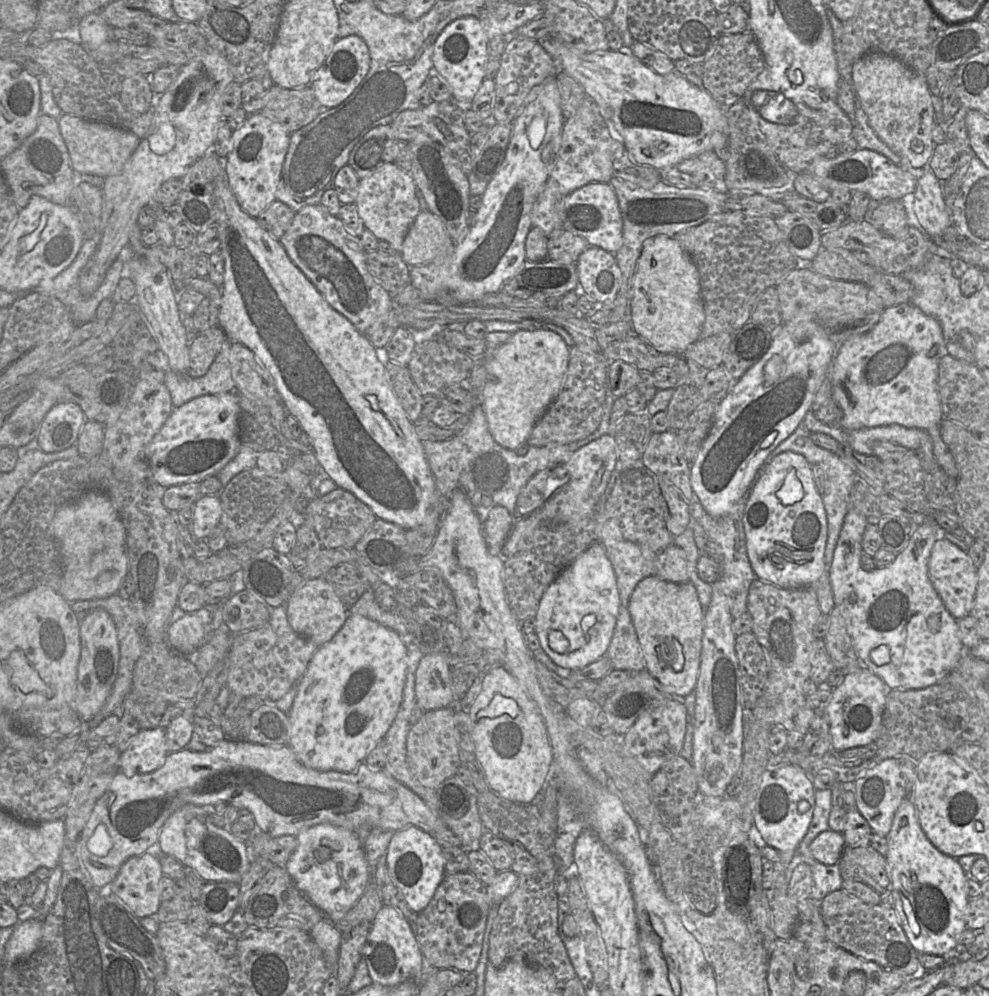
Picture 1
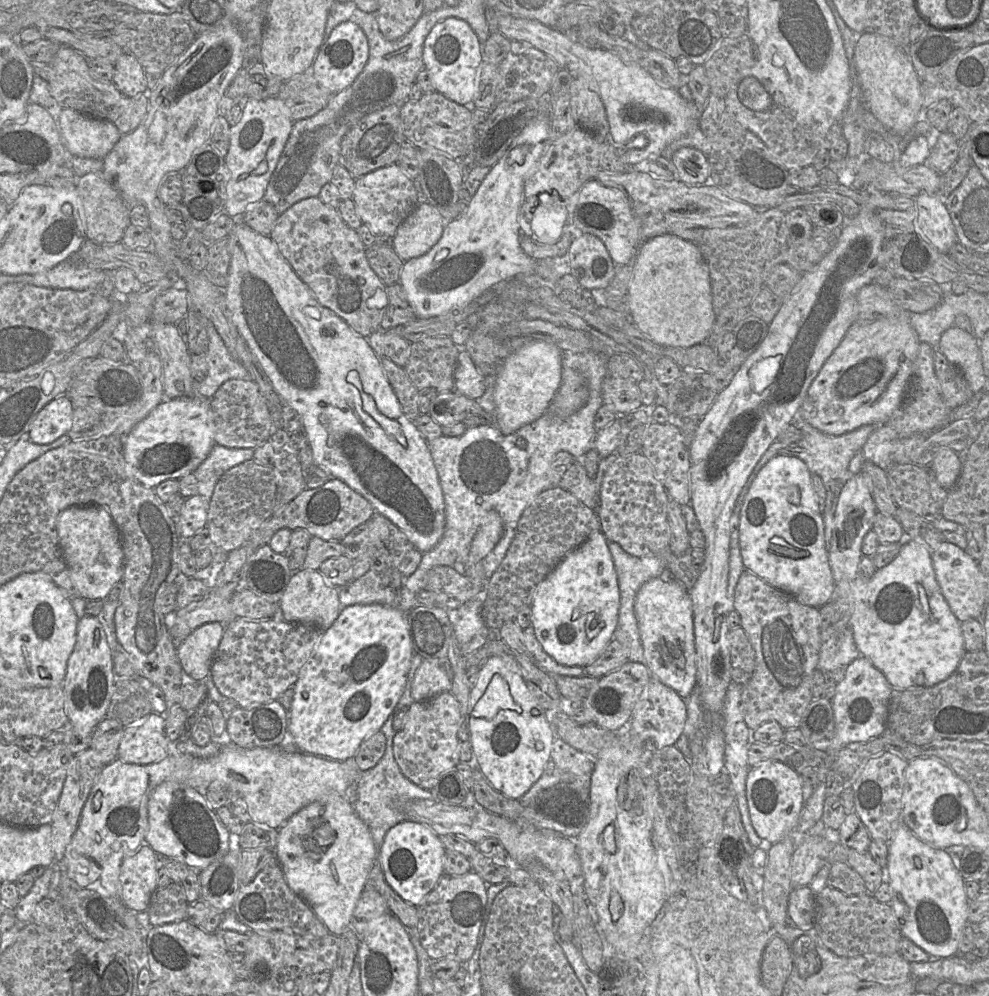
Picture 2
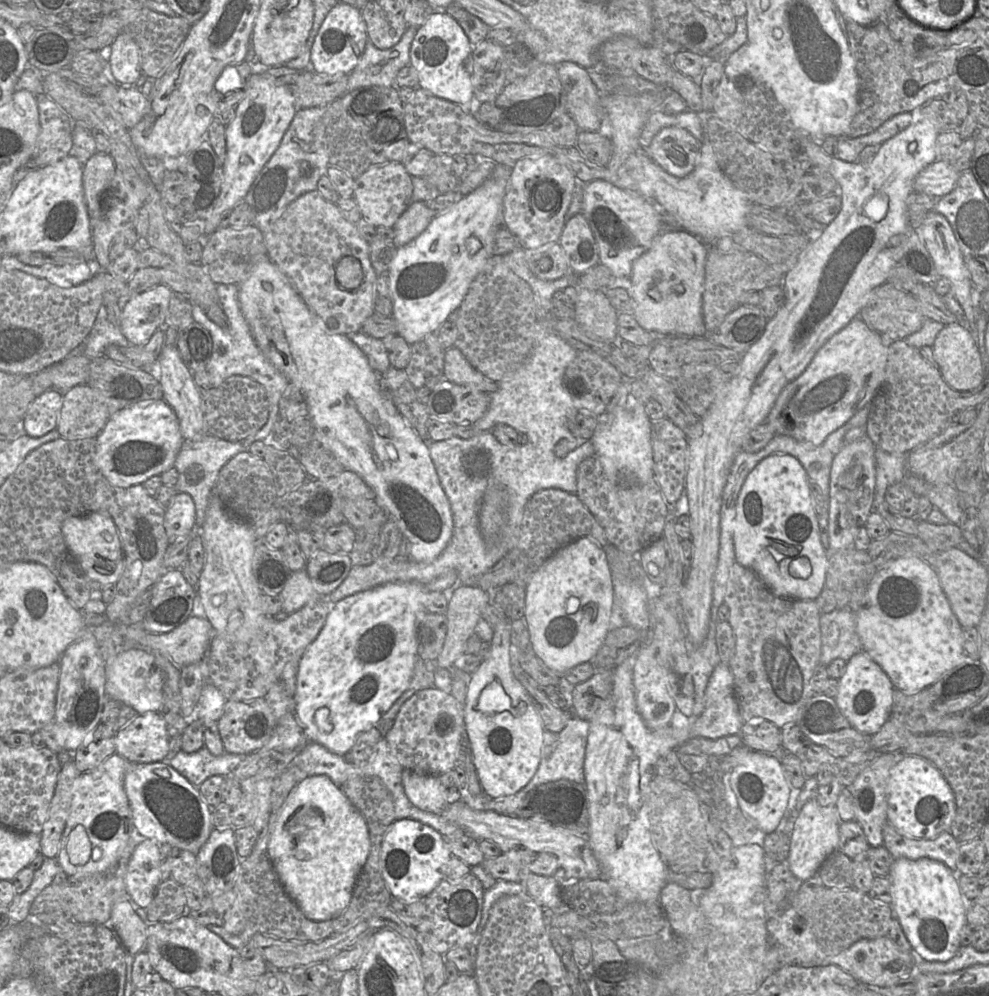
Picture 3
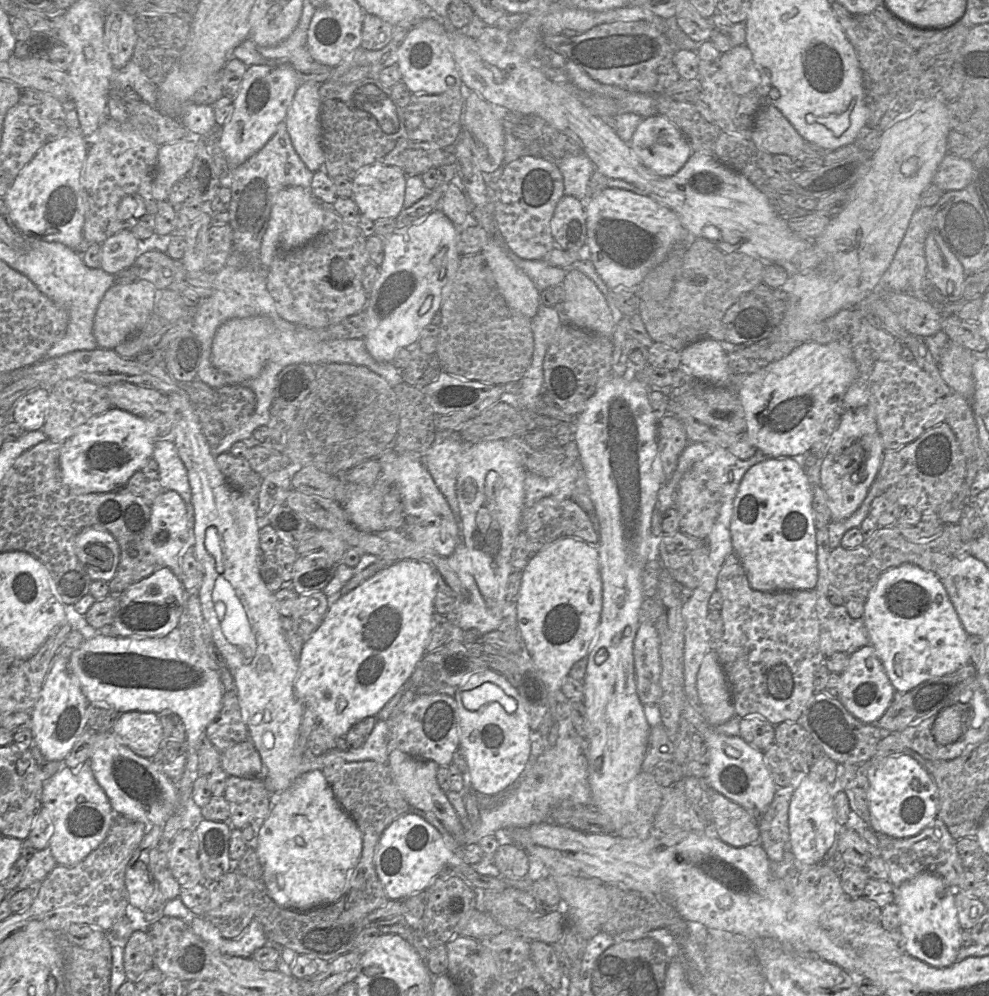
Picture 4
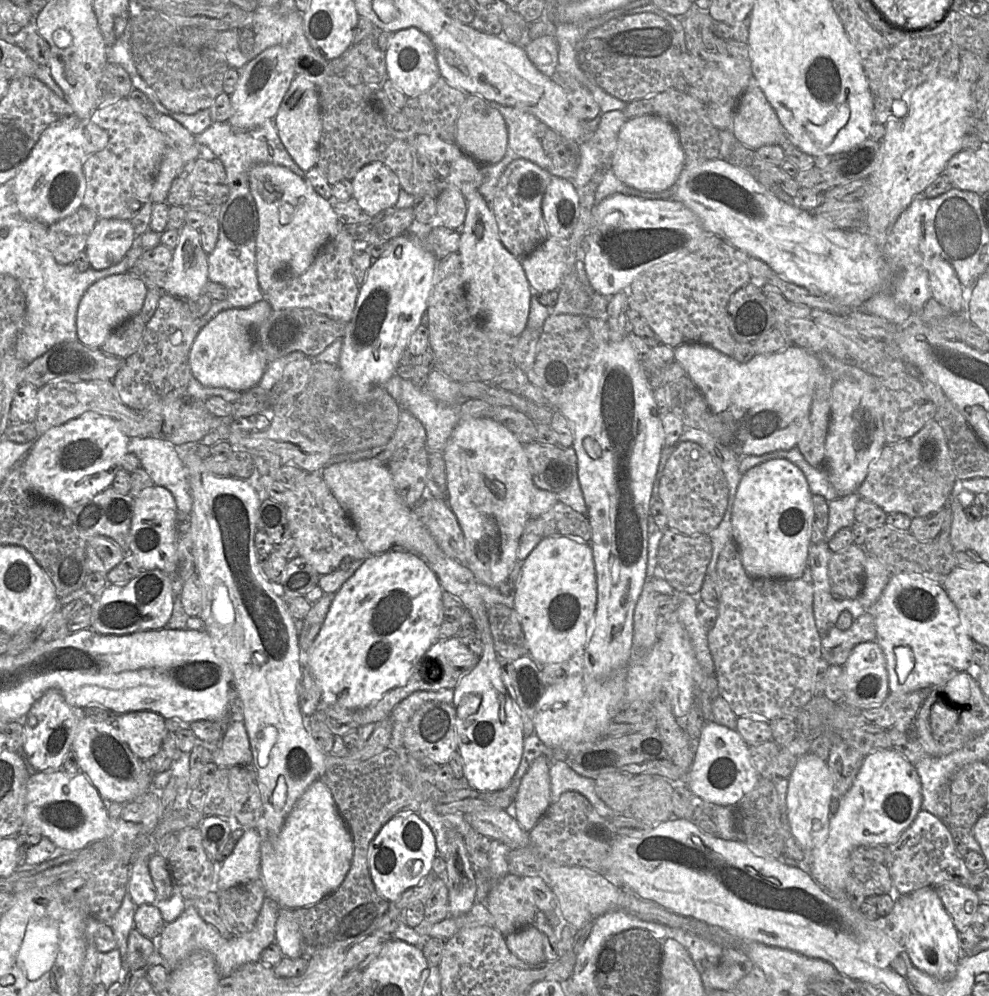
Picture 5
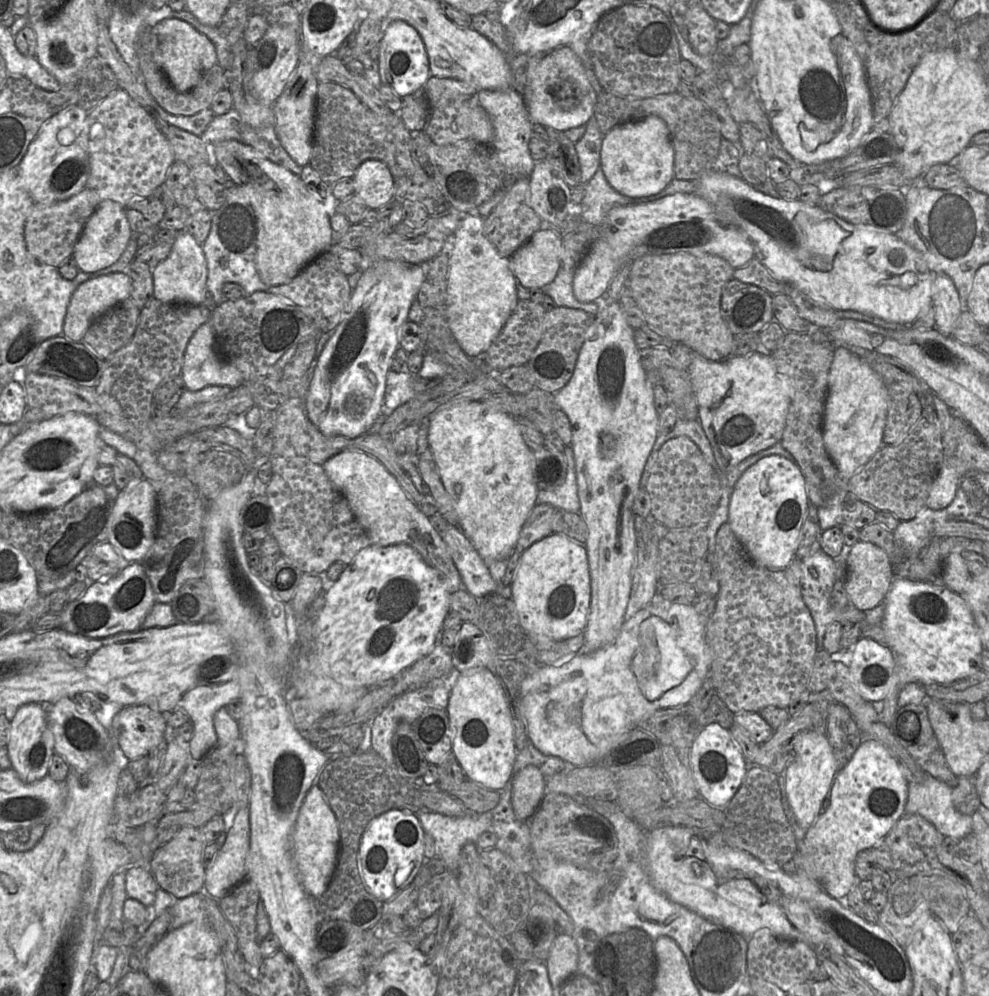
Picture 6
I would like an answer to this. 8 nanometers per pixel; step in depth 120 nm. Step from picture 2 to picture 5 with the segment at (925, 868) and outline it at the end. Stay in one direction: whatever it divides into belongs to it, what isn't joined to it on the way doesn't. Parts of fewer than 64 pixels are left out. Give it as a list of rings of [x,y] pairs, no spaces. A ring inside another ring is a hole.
[[[922,887],[911,896],[913,900],[912,923],[903,944],[912,964],[919,970],[938,979],[948,980],[957,970],[962,952],[958,931],[946,911],[935,887]]]

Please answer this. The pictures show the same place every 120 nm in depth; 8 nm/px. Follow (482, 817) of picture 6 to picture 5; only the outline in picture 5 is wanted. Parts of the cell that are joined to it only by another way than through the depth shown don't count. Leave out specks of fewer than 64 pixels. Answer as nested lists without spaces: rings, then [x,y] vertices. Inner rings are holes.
[[[421,802],[416,813],[431,828],[438,850],[438,855],[446,861],[447,854],[447,831],[455,829],[462,836],[465,836],[472,828],[465,820],[464,814],[439,814],[432,805],[432,802]]]

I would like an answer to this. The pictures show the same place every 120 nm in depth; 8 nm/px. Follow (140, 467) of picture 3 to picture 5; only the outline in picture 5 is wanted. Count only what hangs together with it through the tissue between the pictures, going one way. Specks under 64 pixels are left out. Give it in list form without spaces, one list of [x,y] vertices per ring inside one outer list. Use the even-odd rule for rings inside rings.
[[[86,412],[39,435],[21,460],[23,473],[30,489],[40,498],[73,506],[112,486],[122,459],[129,453],[129,440],[111,417]]]

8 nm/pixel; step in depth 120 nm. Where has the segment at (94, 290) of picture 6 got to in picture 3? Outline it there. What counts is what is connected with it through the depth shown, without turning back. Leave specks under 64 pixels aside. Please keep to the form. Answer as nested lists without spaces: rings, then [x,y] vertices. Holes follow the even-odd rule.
[[[160,283],[128,296],[120,311],[119,326],[130,344],[145,344],[164,325],[172,294],[169,287]]]

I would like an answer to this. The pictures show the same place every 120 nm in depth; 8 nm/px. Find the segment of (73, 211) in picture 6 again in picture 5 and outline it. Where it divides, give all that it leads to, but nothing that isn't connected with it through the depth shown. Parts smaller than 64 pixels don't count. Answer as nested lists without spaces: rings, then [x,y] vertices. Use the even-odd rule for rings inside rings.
[[[81,206],[72,215],[48,226],[48,248],[60,264],[72,264],[86,248],[87,239],[98,218]]]

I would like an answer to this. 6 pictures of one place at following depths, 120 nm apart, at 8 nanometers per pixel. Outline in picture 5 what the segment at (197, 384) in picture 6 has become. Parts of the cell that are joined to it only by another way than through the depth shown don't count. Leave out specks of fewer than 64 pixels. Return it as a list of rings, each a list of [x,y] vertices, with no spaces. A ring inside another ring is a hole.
[[[263,299],[249,307],[227,309],[214,316],[200,329],[191,346],[188,362],[193,377],[204,386],[224,387],[237,392],[244,392],[258,385],[269,362],[266,354],[256,342],[255,330],[272,310],[268,301]]]

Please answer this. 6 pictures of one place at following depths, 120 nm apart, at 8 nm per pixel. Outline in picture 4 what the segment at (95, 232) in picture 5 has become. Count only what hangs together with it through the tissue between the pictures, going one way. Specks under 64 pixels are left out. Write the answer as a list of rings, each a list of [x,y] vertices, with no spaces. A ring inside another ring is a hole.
[[[131,229],[119,231],[107,238],[100,246],[100,268],[113,275],[131,267],[140,254],[139,241]]]

